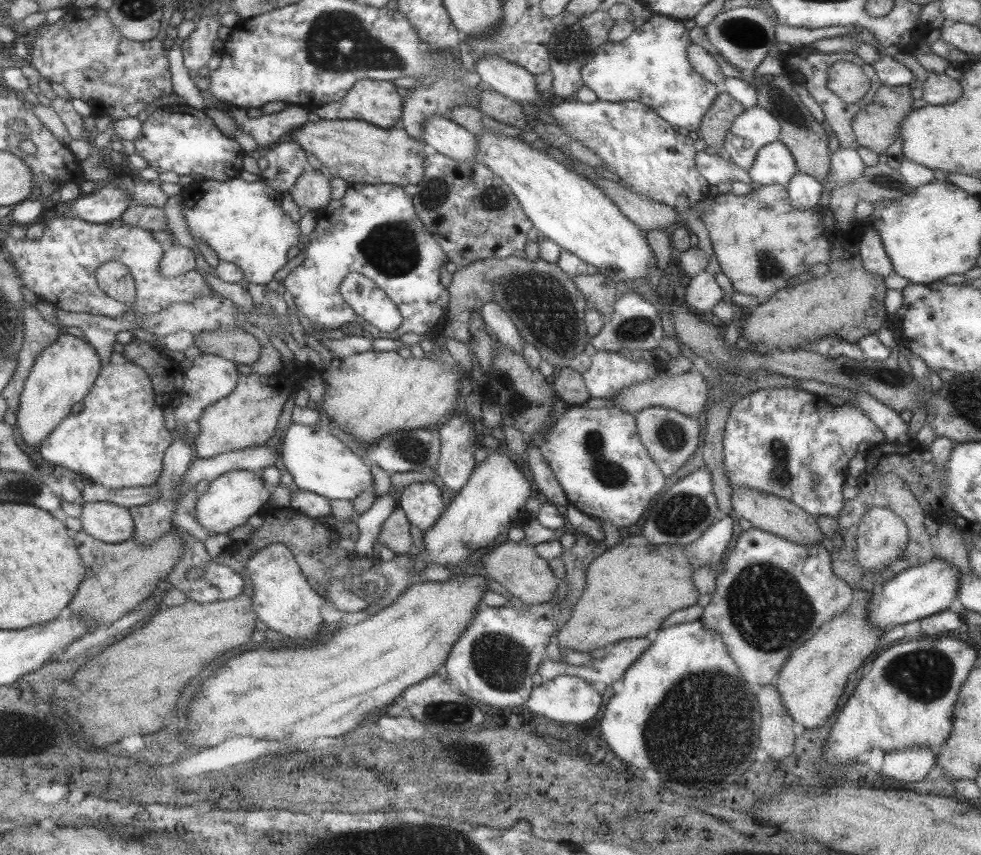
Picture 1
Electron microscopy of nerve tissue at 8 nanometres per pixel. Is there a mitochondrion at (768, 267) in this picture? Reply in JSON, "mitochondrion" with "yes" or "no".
{"mitochondrion":"yes"}

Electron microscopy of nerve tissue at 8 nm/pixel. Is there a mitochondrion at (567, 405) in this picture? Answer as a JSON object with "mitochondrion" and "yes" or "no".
{"mitochondrion":"no"}

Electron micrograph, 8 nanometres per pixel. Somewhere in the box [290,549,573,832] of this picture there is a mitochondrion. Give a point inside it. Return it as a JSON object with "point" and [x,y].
{"point":[501,662]}

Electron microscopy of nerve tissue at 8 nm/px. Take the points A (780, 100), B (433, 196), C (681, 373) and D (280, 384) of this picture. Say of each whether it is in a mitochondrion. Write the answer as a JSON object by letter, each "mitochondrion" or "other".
{"A":"mitochondrion","B":"mitochondrion","C":"other","D":"other"}

